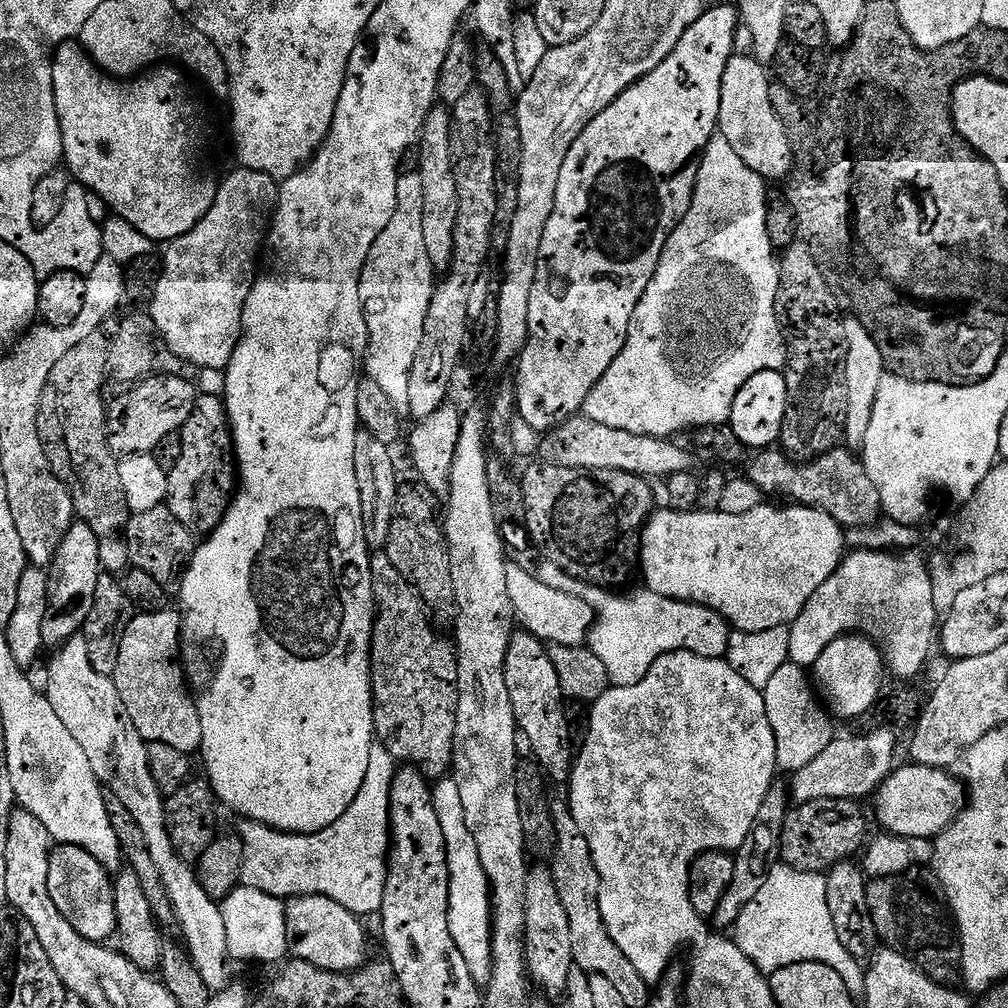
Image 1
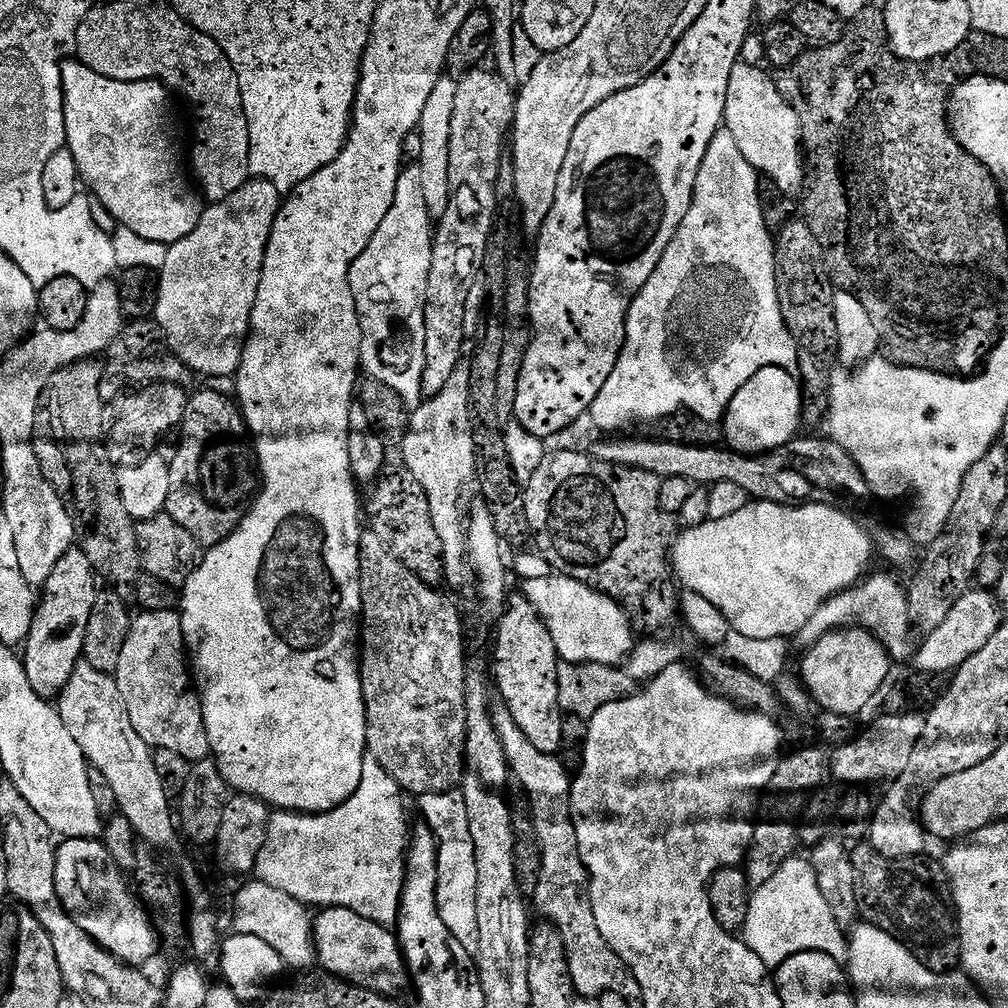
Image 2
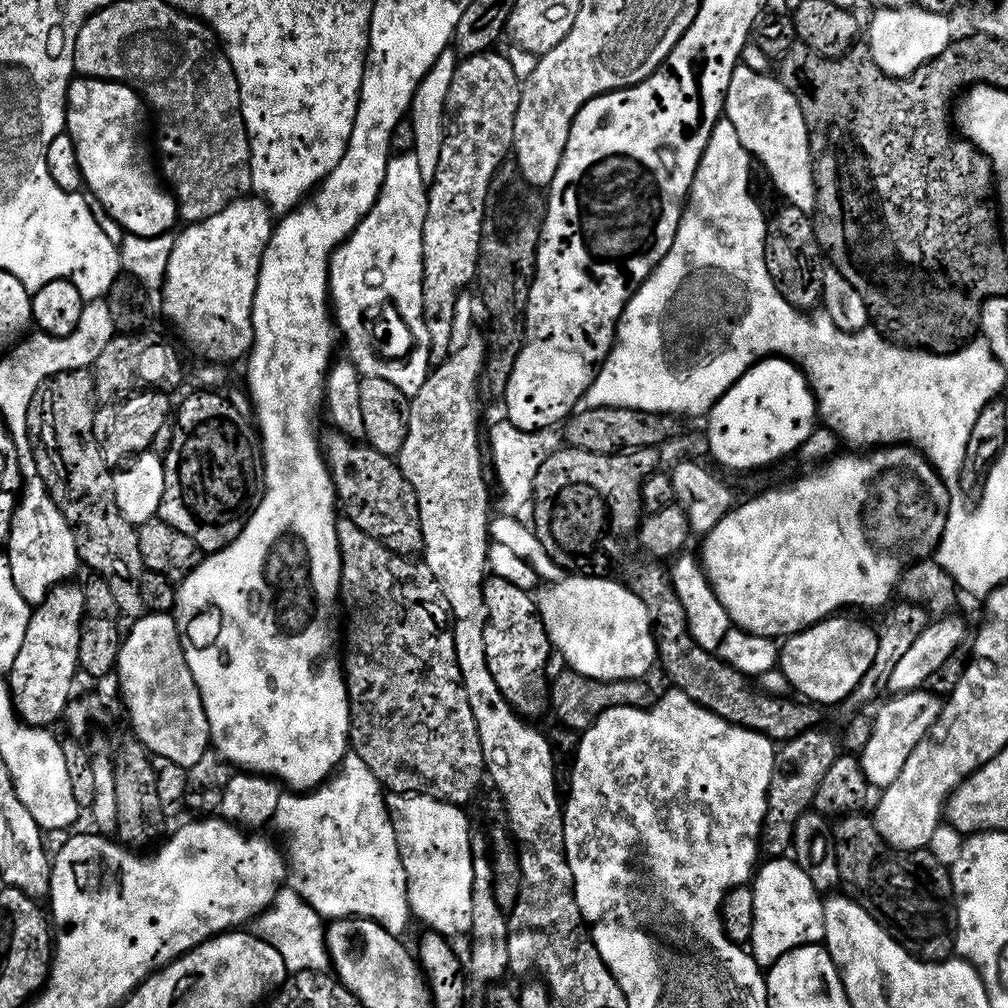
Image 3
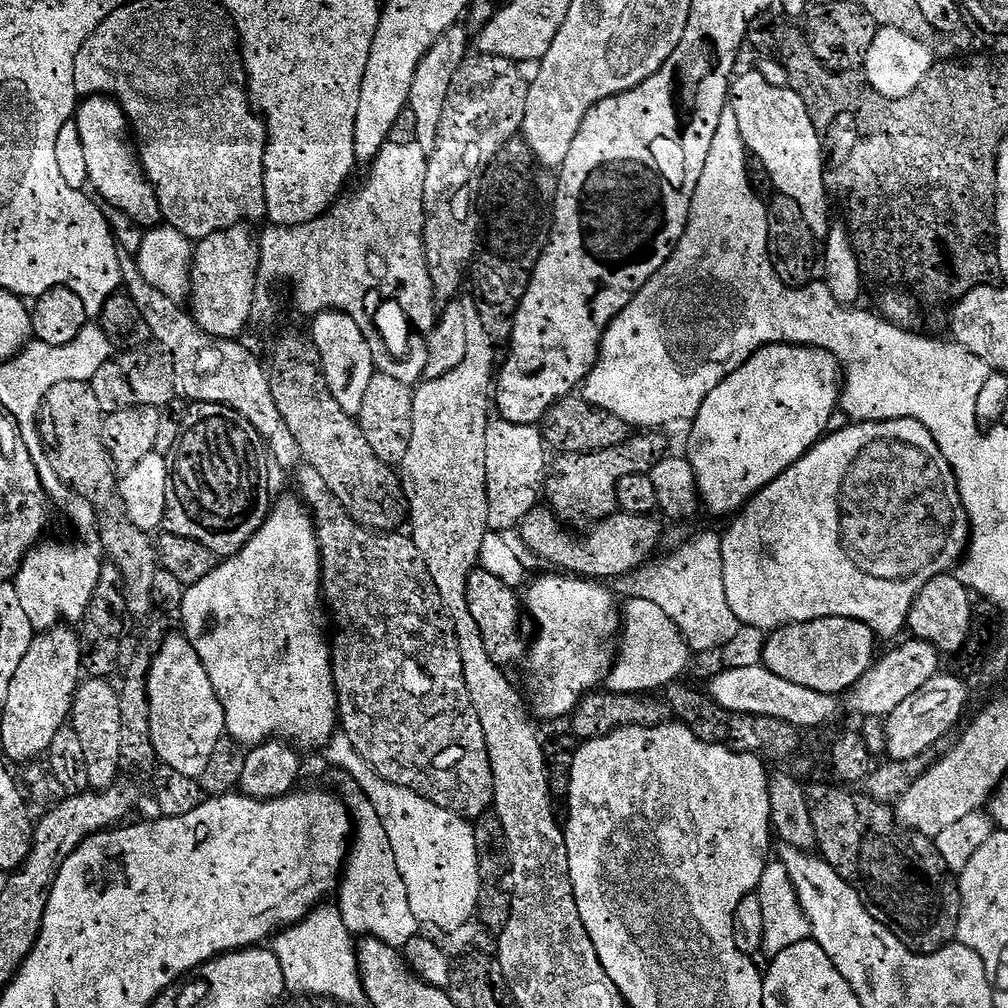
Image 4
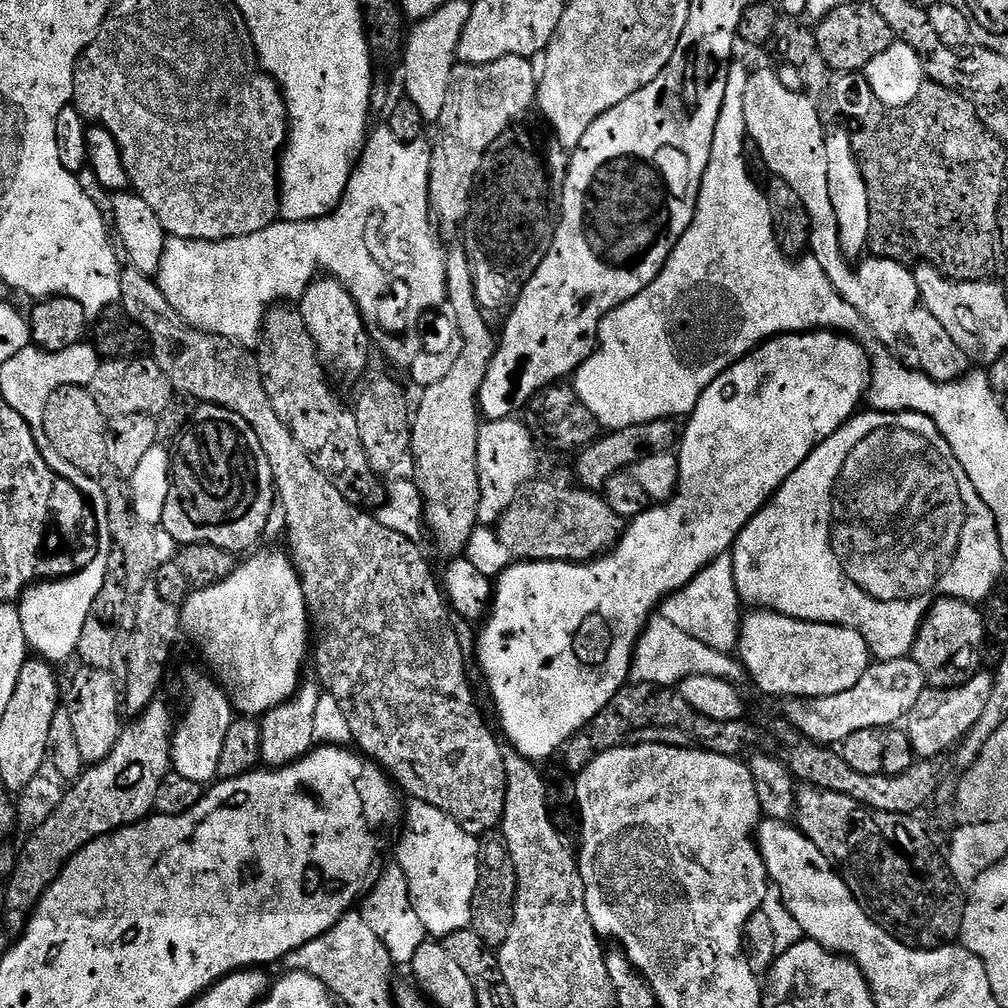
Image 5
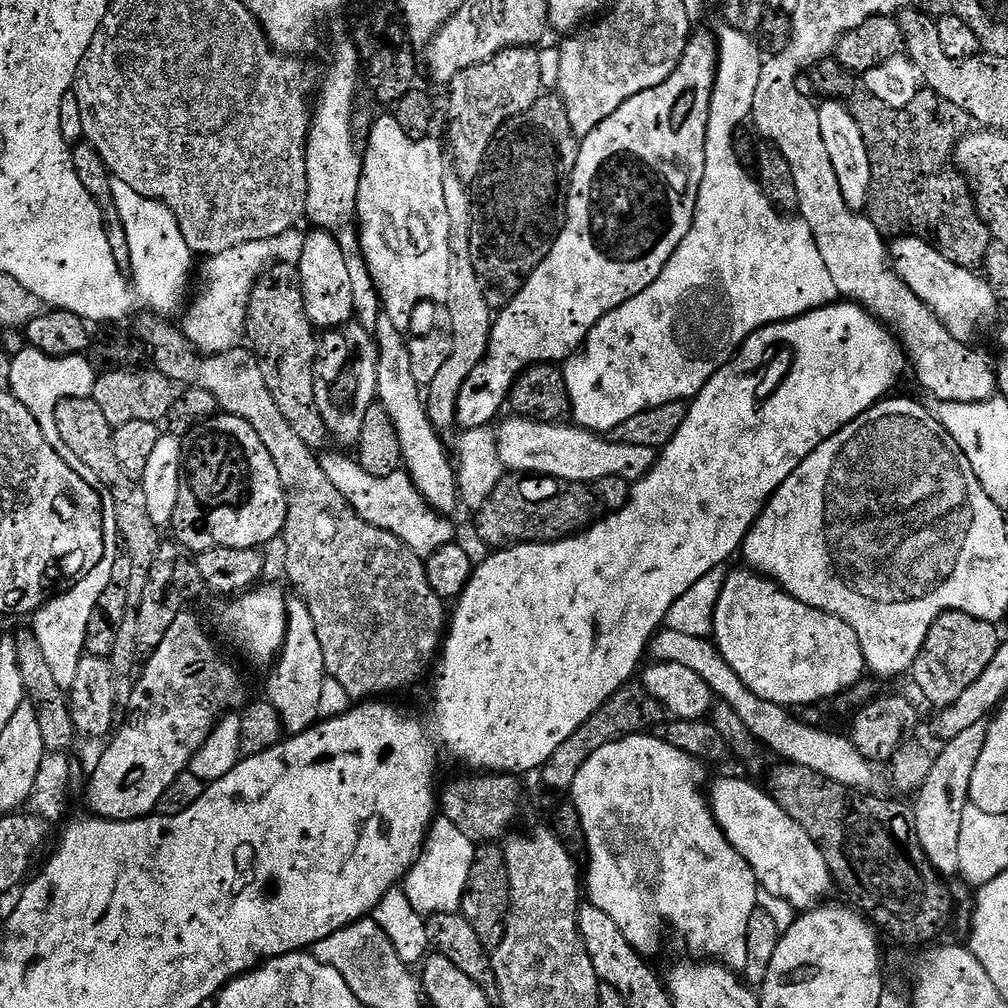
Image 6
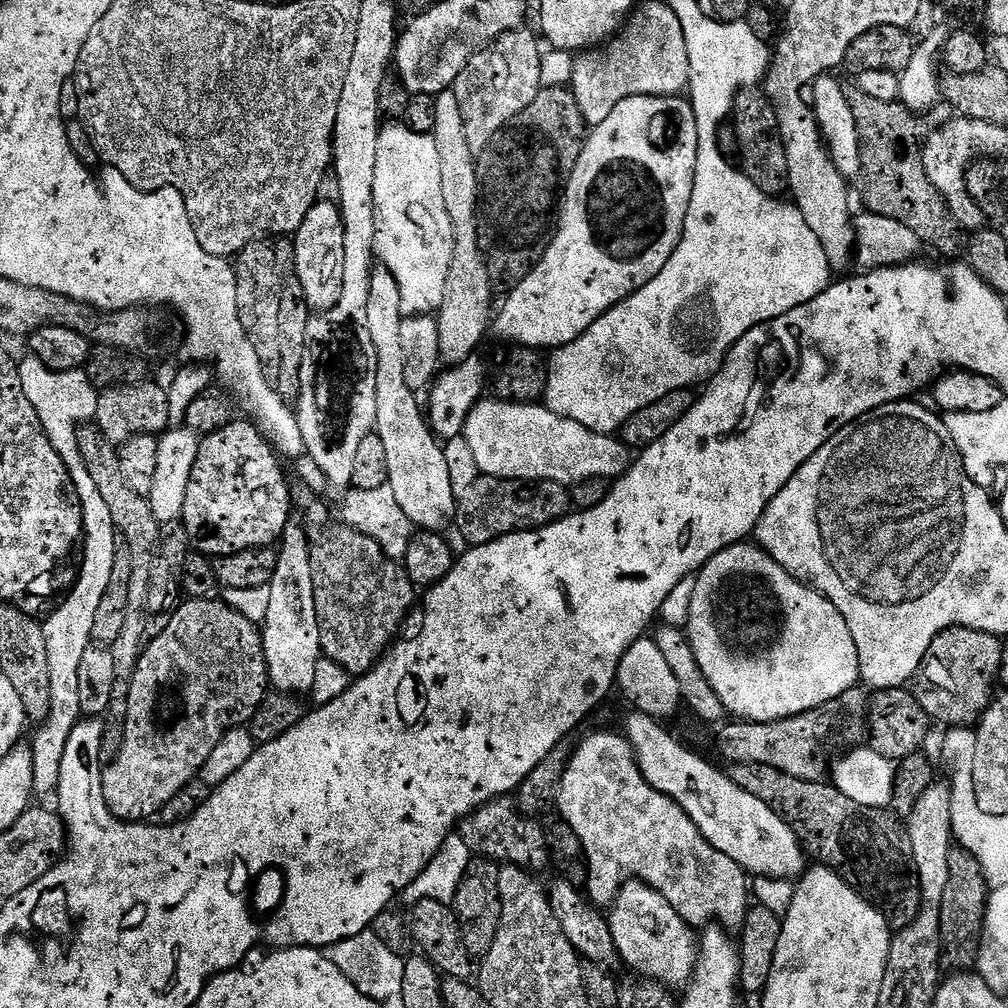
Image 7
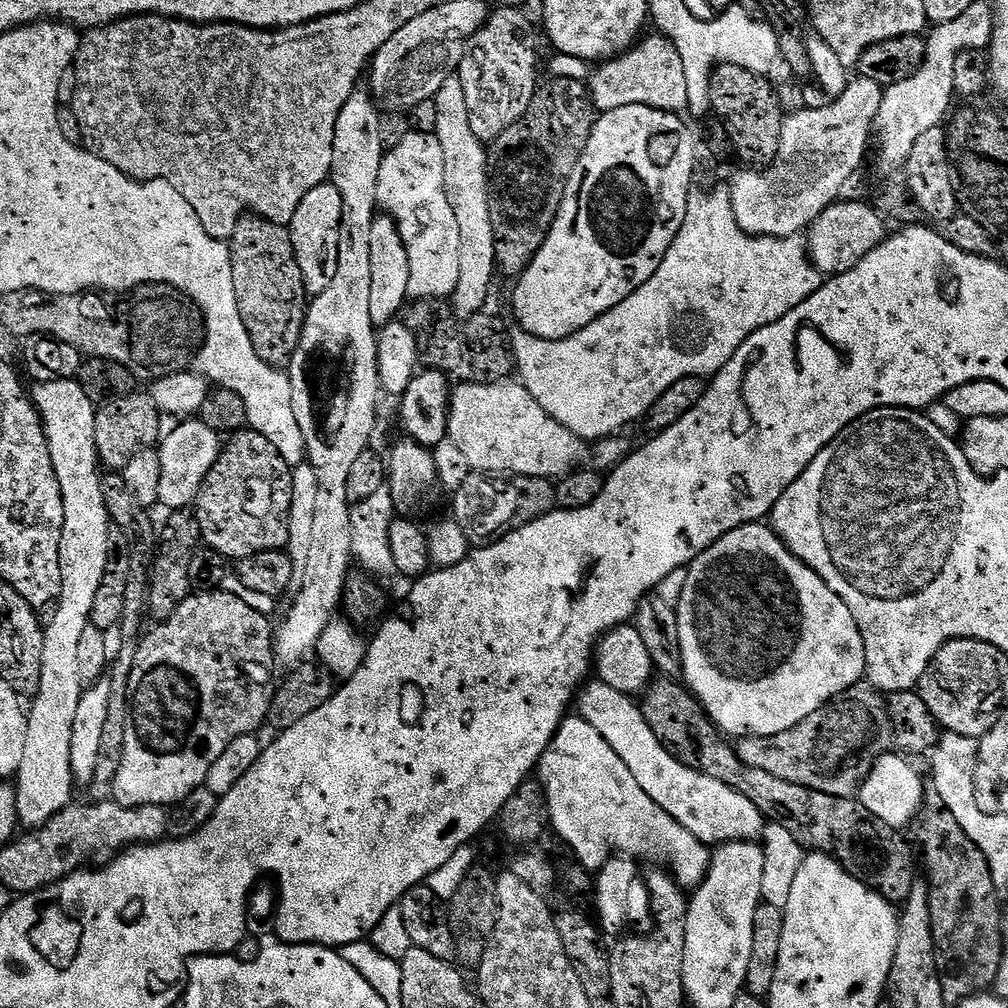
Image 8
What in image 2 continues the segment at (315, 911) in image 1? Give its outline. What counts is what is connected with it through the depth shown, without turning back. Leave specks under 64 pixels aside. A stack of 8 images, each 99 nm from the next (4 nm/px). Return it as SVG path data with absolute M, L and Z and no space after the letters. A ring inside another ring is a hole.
M325 908L315 913L312 921L311 939L314 941L314 956L325 968L325 973L339 978L358 988L367 988L370 992L378 992L382 996L395 997L396 991L406 984L404 953L400 950L399 939L385 925L376 924L372 920L354 914L354 910L345 908Z

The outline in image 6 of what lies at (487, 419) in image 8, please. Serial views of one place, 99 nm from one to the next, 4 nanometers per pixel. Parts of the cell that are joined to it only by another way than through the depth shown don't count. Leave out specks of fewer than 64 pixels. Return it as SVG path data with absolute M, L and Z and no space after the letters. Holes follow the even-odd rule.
M527 418L511 419L498 428L497 450L503 467L516 474L553 476L583 485L607 476L635 482L643 480L656 465L658 452L650 446L617 442L568 422L544 424Z

